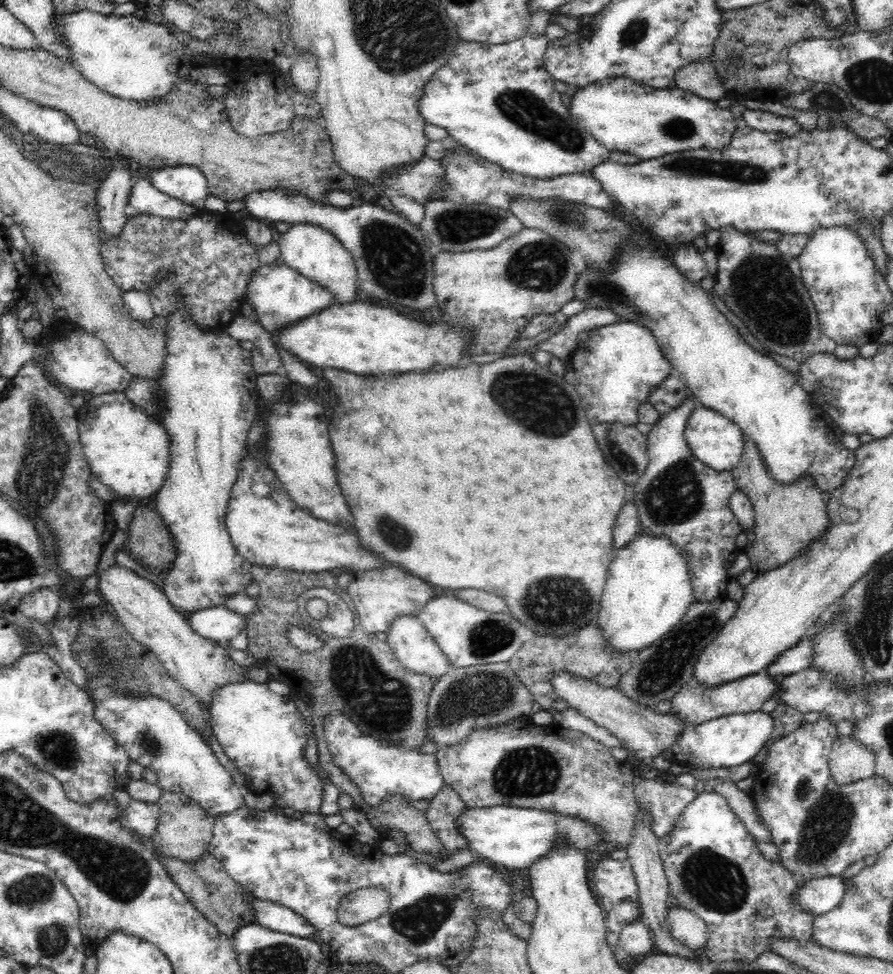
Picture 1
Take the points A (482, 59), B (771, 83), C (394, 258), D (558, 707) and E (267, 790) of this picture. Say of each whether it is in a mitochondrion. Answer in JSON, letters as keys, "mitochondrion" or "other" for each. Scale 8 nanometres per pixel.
{"A":"other","B":"other","C":"mitochondrion","D":"other","E":"other"}

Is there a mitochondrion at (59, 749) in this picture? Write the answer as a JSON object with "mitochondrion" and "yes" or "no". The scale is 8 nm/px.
{"mitochondrion":"yes"}

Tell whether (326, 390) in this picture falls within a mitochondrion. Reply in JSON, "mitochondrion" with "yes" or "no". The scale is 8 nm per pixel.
{"mitochondrion":"no"}

